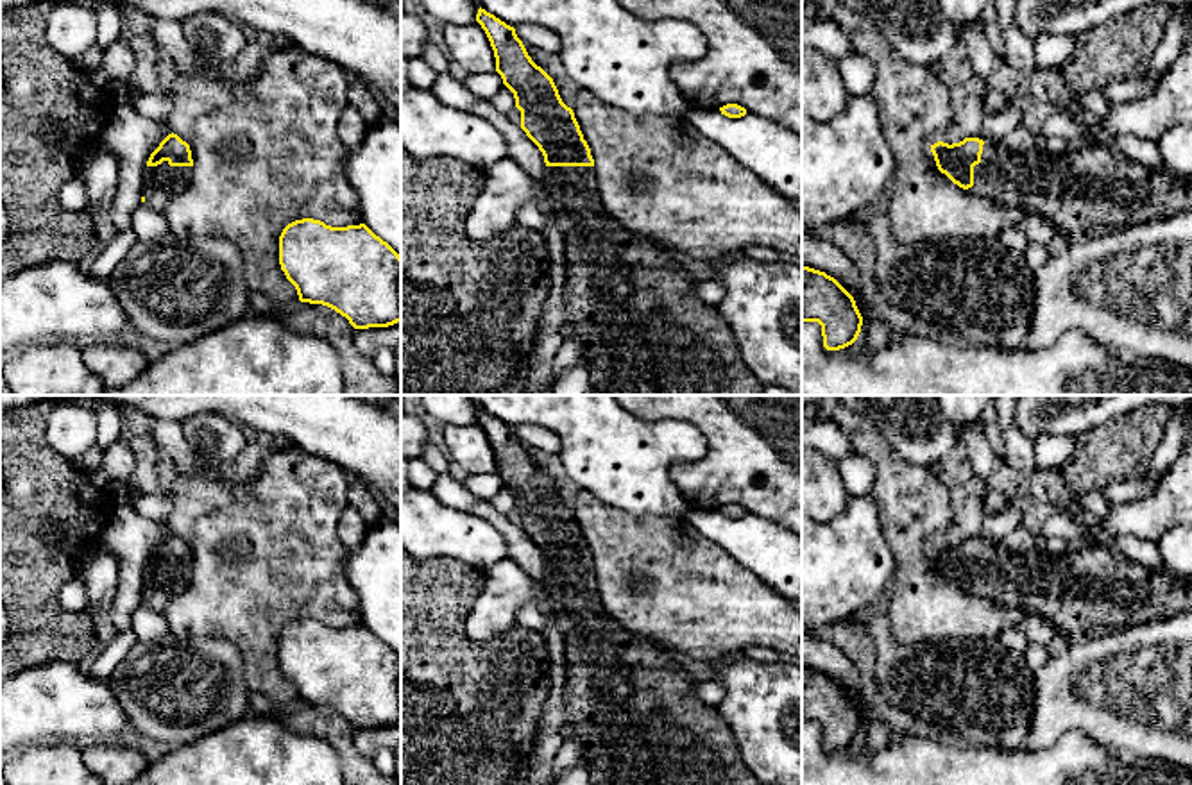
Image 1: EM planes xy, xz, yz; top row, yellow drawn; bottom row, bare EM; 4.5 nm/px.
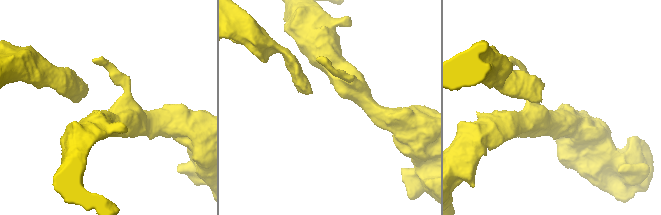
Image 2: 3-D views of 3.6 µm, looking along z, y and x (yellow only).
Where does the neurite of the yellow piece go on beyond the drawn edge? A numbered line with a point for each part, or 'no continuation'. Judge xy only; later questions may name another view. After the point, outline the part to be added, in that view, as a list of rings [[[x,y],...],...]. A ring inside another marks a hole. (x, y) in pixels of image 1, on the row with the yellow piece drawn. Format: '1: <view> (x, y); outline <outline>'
1: xy (161, 183); outline [[[168,161],[158,166],[145,166],[141,186],[145,204],[163,211],[188,186],[192,170],[193,166],[170,166]]]

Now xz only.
1: xz (645, 333); outline [[[546,166],[541,182],[567,250],[564,329],[583,342],[592,395],[766,395],[718,308],[694,297],[693,275],[607,213],[594,166]]]

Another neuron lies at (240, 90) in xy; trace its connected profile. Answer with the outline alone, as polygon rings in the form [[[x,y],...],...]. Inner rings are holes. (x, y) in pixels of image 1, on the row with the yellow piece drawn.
[[[213,75],[213,77],[215,77],[215,82],[218,82],[220,86],[227,88],[233,93],[234,100],[240,100],[243,104],[256,100],[247,79],[233,80],[220,75]]]

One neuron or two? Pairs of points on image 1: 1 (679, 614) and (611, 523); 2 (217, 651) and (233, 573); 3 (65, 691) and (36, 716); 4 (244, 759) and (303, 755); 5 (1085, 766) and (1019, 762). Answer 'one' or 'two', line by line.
1: one
2: two
3: one
4: one
5: one

